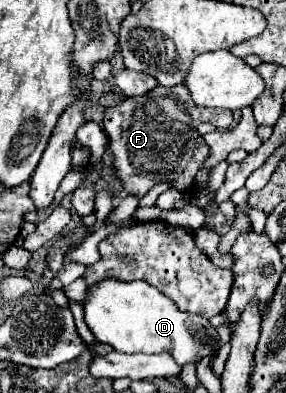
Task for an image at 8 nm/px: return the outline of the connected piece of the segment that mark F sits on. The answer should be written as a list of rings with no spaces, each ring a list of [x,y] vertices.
[[[185,84],[155,90],[137,96],[125,98],[119,106],[105,110],[105,132],[111,138],[113,154],[113,172],[121,180],[121,186],[143,198],[153,184],[169,184],[173,190],[189,192],[195,190],[195,176],[209,158],[211,150],[197,132],[197,124],[209,120],[215,128],[229,128],[233,122],[231,110],[205,110],[203,106],[193,106],[189,90]]]

